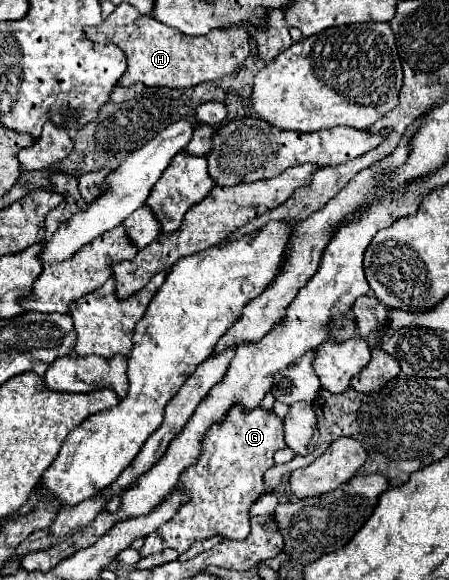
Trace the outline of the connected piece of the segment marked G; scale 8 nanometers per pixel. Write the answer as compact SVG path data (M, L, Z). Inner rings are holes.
M240 407L230 409L222 425L216 425L206 433L202 441L202 455L196 465L180 475L178 489L190 493L190 501L164 523L156 533L144 539L142 555L158 553L168 547L184 553L194 541L208 539L212 535L224 535L228 539L244 539L250 533L250 507L264 493L262 477L274 467L274 453L284 449L282 419L274 411L262 407L254 411L242 411Z

